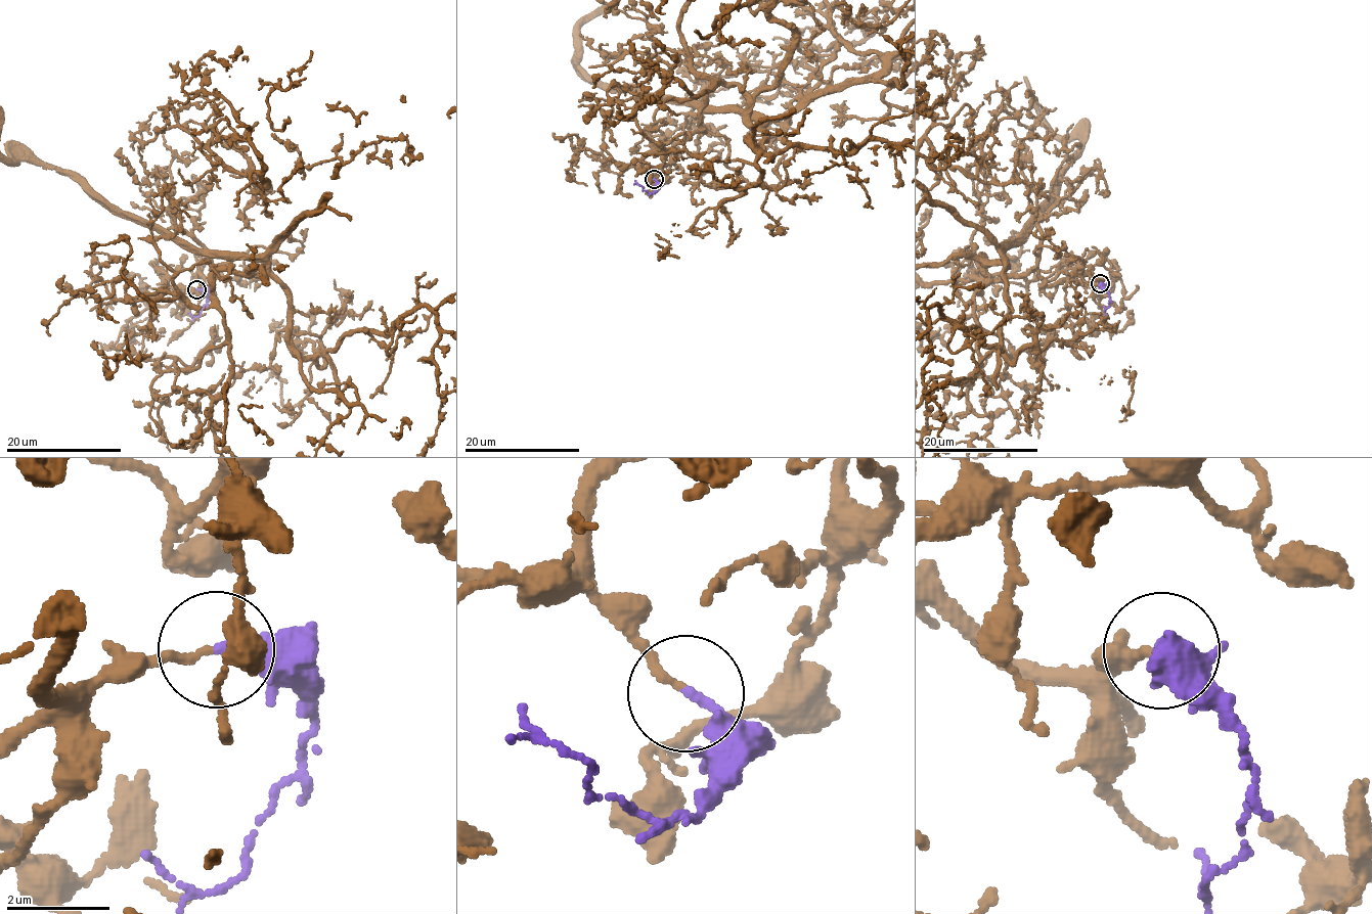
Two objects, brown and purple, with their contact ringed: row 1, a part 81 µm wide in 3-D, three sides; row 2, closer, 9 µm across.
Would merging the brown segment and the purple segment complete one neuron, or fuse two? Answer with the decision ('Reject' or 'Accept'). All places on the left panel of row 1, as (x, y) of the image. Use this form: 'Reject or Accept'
Accept

